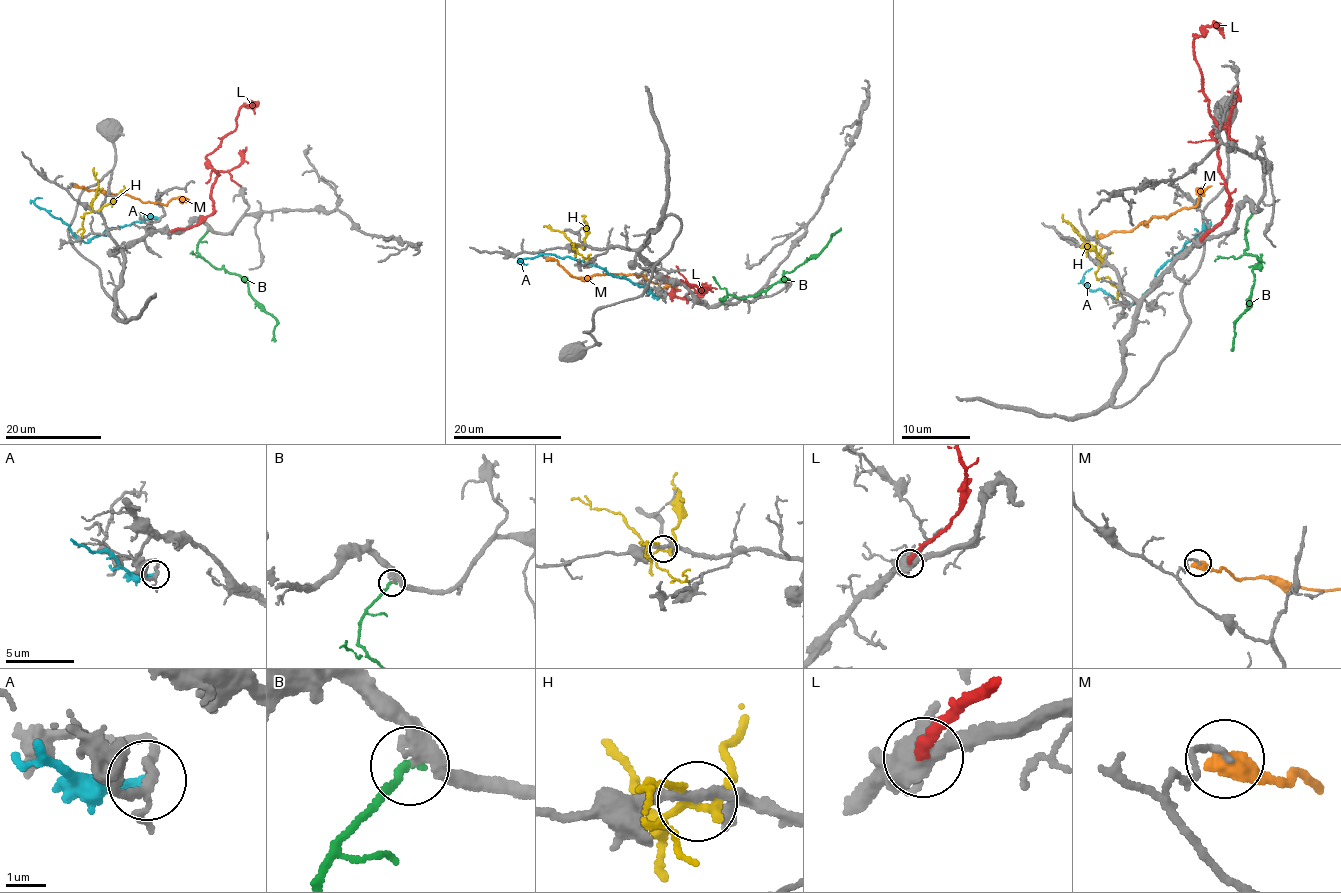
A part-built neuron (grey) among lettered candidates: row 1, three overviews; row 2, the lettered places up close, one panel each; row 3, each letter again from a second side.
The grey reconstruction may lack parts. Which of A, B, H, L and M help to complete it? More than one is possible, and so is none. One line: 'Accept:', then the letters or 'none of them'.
Accept: B, L

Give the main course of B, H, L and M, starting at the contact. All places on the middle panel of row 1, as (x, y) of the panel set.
B: (722, 303), (721, 298), (746, 298), (765, 291), (785, 273), (813, 257), (841, 227)
H: (580, 246), (575, 248), (564, 233), (543, 226)
L: (679, 281), (706, 292), (708, 287), (682, 283), (668, 294), (665, 282), (669, 277), (658, 275), (680, 290)
M: (548, 259), (557, 260), (572, 276), (588, 279), (606, 274), (644, 275), (661, 288), (670, 284), (678, 288)

